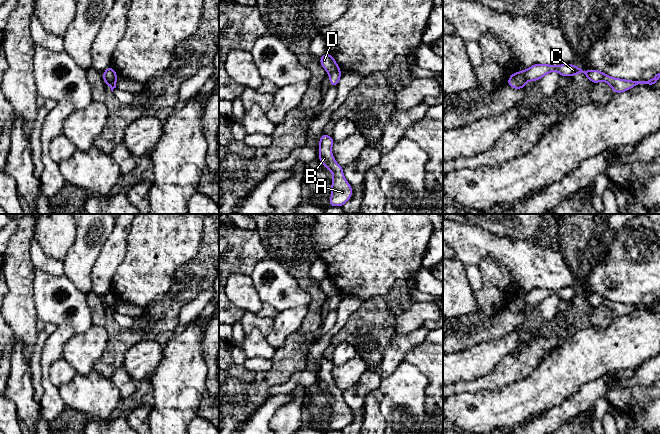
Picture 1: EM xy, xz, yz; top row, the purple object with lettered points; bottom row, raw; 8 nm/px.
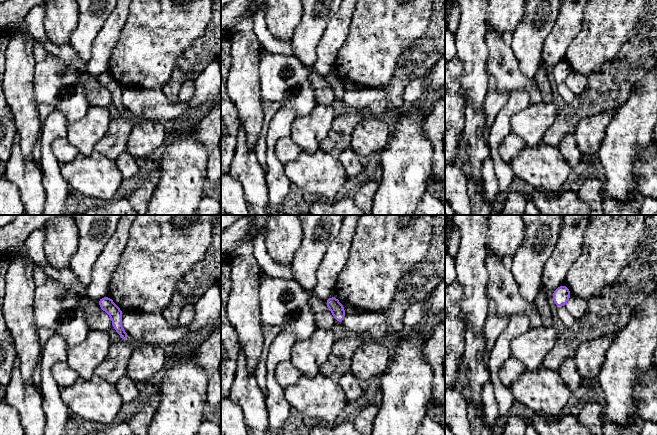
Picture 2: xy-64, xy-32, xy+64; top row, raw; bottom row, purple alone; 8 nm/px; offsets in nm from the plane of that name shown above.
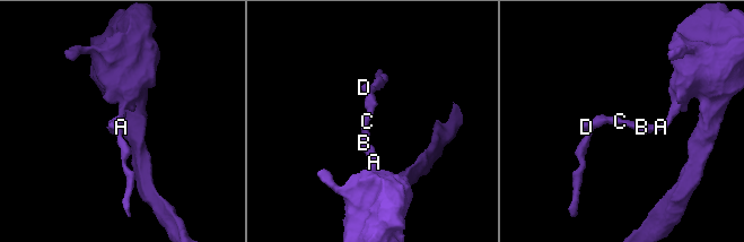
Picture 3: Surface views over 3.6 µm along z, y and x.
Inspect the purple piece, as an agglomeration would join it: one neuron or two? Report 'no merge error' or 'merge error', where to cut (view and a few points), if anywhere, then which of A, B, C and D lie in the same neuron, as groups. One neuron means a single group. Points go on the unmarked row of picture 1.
merge error | xy (103, 300), (115, 305) | A B C / D

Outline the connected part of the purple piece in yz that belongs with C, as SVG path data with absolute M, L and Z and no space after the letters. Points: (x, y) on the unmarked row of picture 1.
M533 288L530 292L522 295L523 300L526 305L537 305L541 303L546 298L556 295L561 300L575 300L578 297L582 296L586 301L590 303L590 305L595 308L600 305L604 305L608 307L614 317L625 316L636 309L650 309L653 310L657 307L660 302L660 297L656 298L651 304L624 304L620 302L613 302L603 296L600 296L596 293L593 294L585 294L583 295L581 292L576 291L573 288L563 288L563 289L548 289L548 288Z

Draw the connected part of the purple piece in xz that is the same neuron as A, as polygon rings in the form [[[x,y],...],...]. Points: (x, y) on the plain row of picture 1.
[[[323,356],[319,364],[318,378],[321,388],[333,397],[332,419],[328,428],[334,431],[342,431],[352,421],[352,411],[343,399],[343,391],[333,381],[331,372],[334,367],[334,363]]]

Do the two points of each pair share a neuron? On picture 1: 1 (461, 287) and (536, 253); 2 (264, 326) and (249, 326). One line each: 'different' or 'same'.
1: different
2: same

